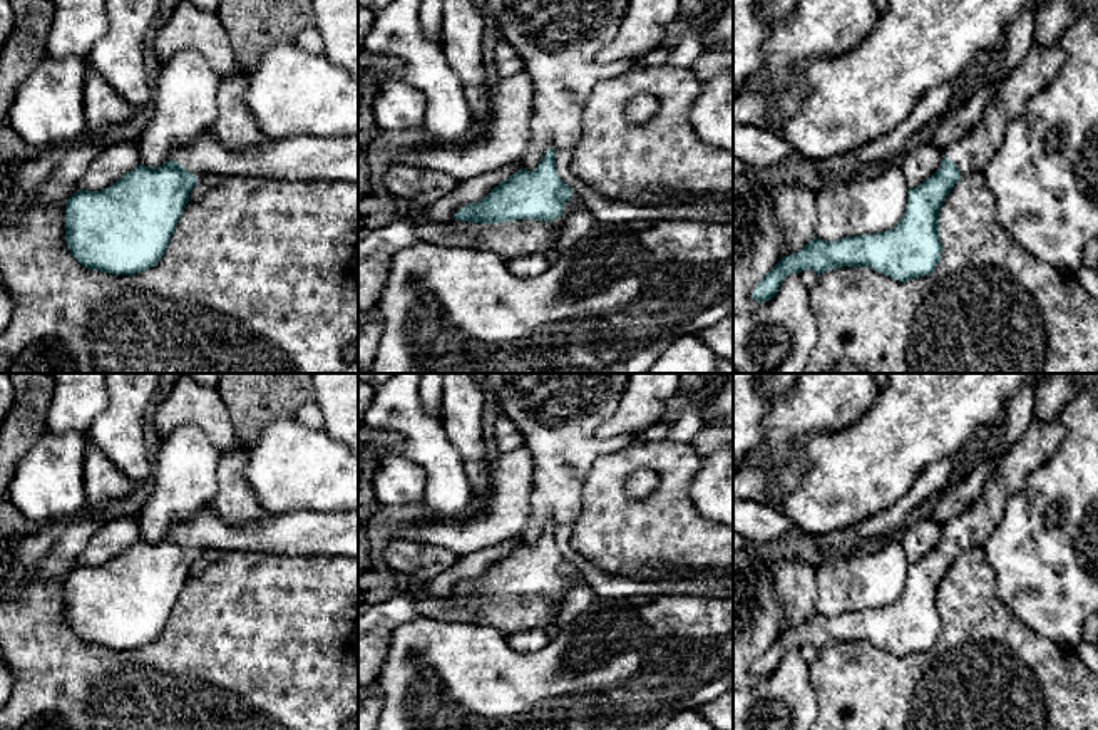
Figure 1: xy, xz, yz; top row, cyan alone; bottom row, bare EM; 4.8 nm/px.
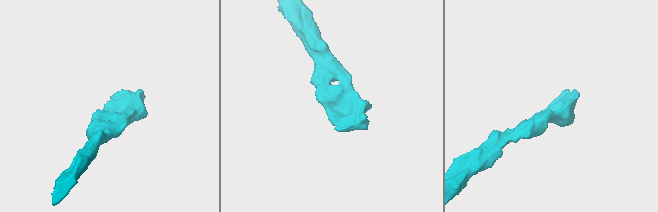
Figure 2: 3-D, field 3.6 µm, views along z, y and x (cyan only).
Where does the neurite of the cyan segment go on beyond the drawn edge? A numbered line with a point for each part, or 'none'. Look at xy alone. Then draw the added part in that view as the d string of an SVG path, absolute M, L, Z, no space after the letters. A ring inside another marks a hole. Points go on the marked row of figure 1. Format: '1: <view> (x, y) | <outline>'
1: xy (302, 158) | M211 129L189 144L176 144L166 161L177 161L198 179L216 176L254 176L283 181L357 181L358 136L268 137L248 147L226 147Z

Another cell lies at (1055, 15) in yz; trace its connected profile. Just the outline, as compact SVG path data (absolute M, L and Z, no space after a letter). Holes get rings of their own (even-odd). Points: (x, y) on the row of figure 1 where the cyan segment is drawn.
M1046 0L1034 17L1033 44L1053 47L1063 30L1075 20L1080 8L1088 8L1098 0Z

